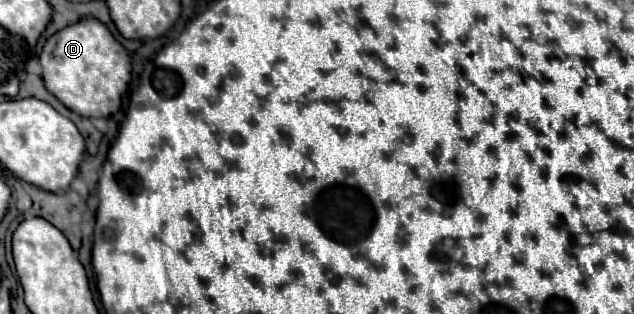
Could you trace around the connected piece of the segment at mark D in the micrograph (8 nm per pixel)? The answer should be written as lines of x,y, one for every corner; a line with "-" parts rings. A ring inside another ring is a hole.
86,17
84,21
54,33
42,49
40,65
46,89
82,117
114,115
122,105
122,95
128,89
132,73
128,51
94,17

